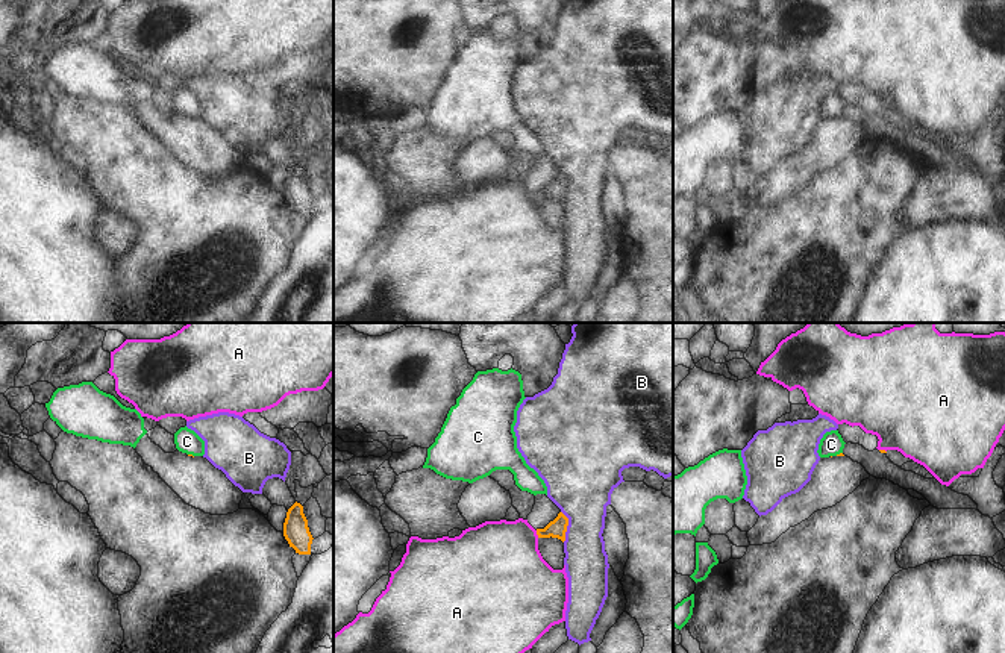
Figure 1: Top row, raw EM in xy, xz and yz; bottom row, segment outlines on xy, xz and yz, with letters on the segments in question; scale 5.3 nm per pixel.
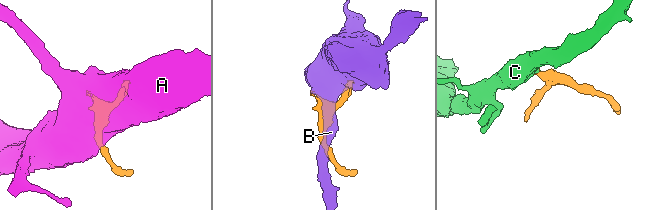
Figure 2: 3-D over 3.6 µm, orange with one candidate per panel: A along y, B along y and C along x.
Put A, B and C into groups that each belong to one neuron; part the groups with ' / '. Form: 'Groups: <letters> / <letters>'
Groups: A / B / C

